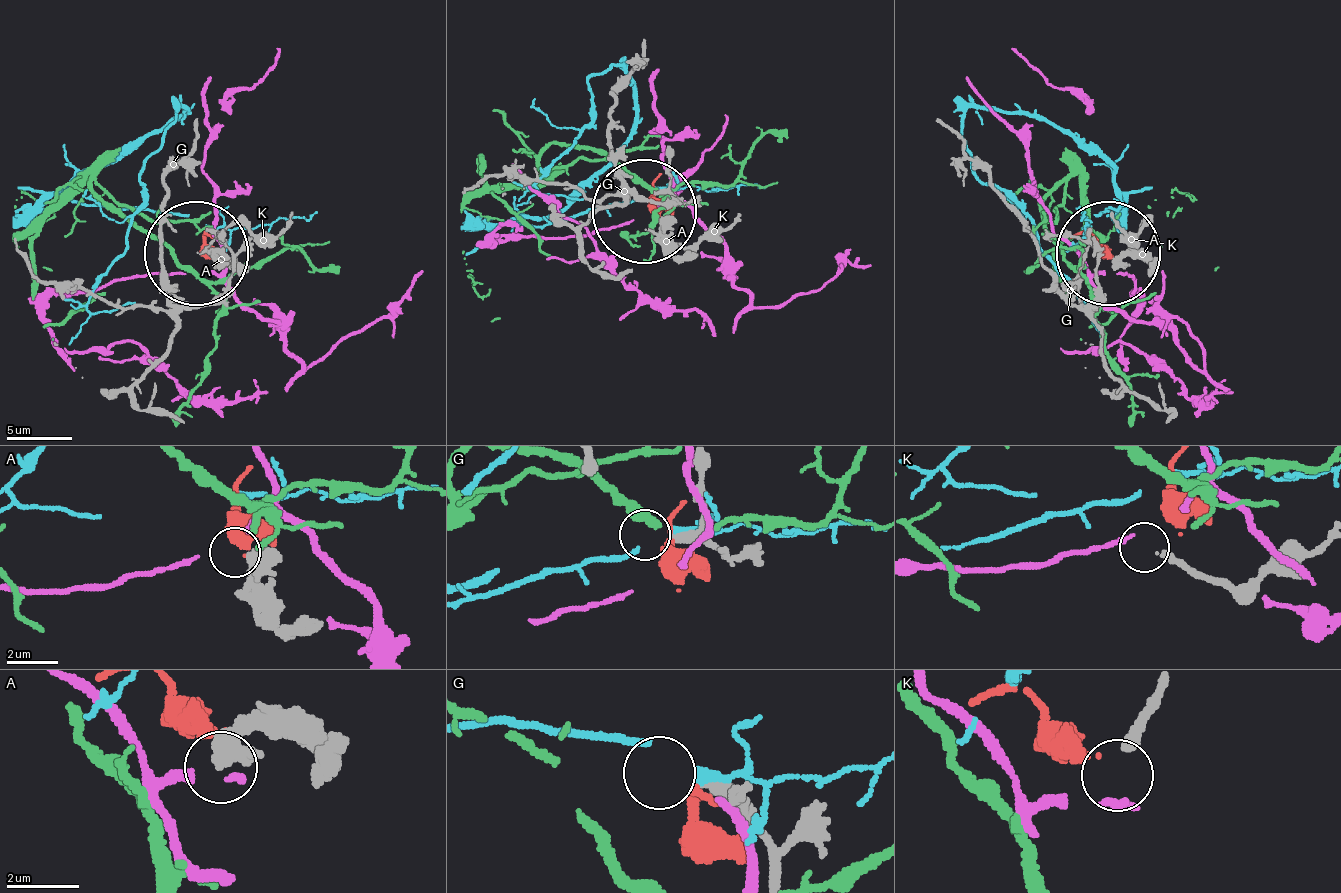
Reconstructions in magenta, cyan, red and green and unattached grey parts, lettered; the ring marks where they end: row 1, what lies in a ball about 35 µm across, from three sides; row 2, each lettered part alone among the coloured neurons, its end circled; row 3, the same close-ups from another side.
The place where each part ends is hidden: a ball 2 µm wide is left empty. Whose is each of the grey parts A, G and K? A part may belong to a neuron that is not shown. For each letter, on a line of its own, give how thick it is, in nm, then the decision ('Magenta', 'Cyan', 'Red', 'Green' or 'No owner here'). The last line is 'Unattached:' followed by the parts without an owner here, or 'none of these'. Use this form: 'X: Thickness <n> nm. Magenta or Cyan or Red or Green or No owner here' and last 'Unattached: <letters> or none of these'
A: Thickness 360 nm. Magenta
G: Thickness 380 nm. No owner here
K: Thickness 260 nm. No owner here
Unattached: G, K

